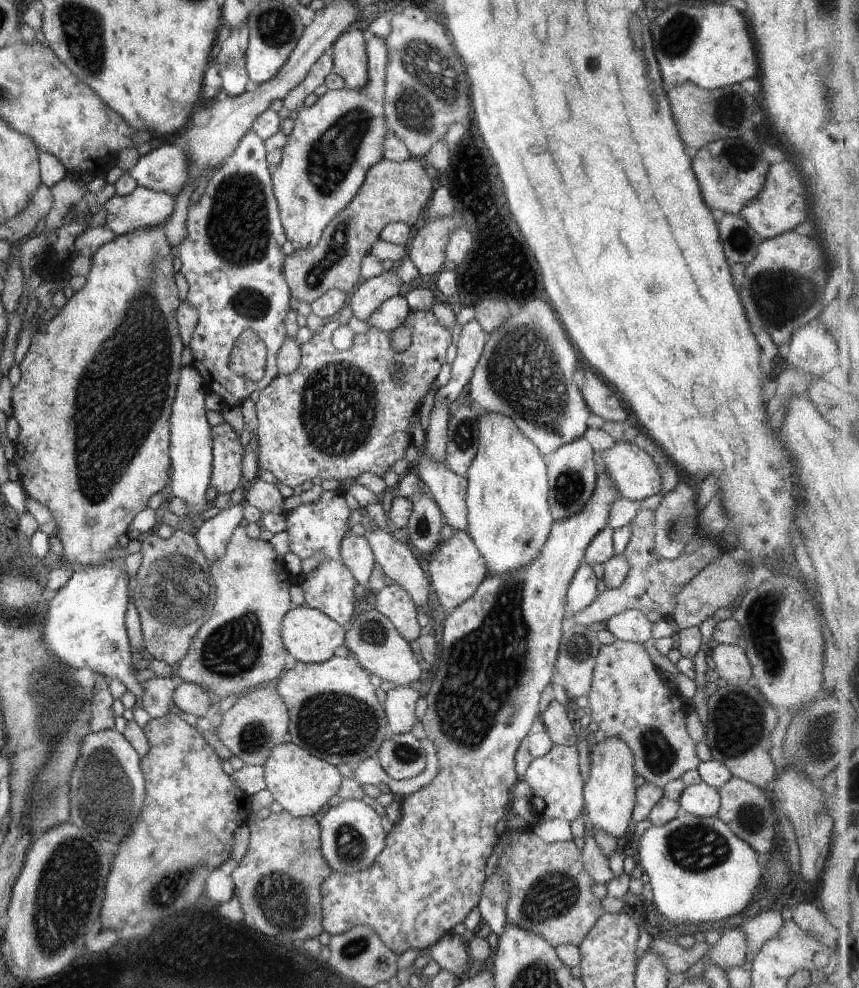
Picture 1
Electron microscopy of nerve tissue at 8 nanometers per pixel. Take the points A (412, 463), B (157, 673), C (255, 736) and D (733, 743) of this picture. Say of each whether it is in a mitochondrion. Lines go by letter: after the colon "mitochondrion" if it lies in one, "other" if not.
A: other
B: other
C: mitochondrion
D: mitochondrion

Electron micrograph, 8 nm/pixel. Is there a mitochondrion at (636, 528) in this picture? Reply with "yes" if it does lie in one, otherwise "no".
no

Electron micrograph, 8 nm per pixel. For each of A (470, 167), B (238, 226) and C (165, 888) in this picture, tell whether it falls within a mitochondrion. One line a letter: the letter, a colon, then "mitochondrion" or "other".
A: other
B: mitochondrion
C: mitochondrion

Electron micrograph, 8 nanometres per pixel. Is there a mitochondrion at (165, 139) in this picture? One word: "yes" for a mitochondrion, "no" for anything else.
no

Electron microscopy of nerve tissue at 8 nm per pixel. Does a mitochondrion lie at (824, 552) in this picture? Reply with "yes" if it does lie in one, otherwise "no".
no

